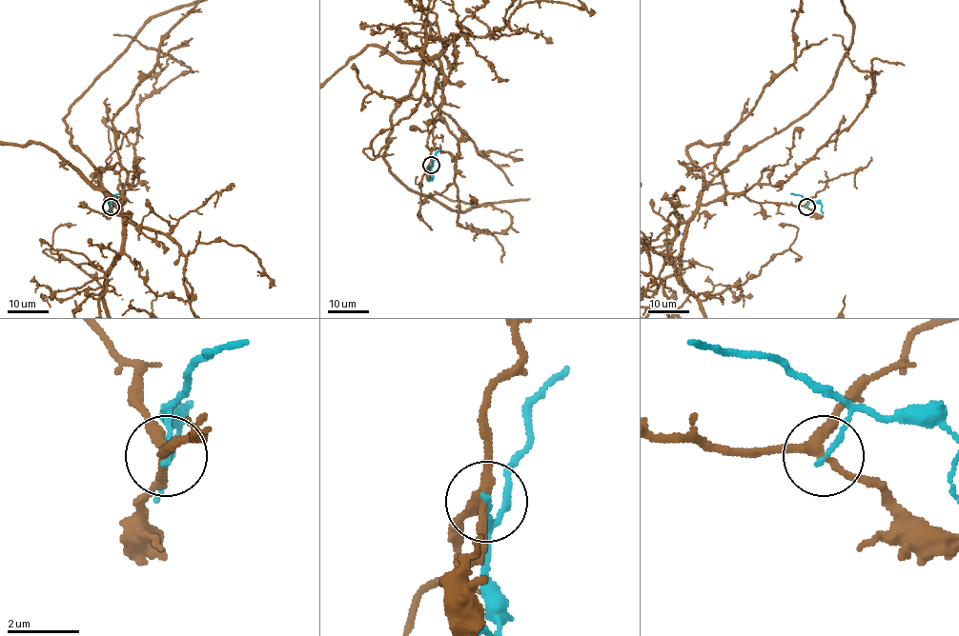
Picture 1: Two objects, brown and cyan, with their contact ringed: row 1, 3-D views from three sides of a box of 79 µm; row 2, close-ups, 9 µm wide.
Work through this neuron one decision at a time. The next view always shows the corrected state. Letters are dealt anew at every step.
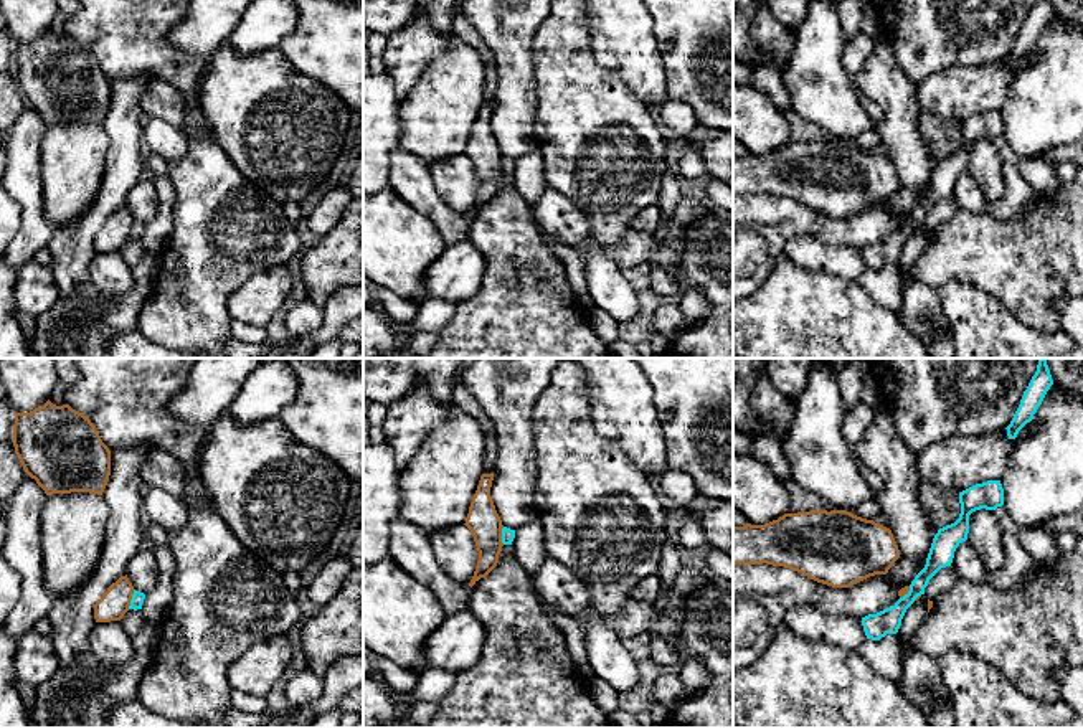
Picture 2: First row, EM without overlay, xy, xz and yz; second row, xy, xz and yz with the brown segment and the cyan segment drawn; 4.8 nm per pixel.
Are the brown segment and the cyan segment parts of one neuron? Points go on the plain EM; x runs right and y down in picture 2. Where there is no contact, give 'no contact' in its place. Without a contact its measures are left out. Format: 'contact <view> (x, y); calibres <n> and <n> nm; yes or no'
contact xy (129, 230); calibres 140 and 60 nm; no

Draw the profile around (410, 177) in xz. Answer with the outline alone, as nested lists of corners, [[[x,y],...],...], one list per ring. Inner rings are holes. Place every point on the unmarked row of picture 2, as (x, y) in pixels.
[[[400,147],[390,154],[388,185],[436,225],[447,246],[469,238],[472,218],[447,206],[434,187],[428,165]]]

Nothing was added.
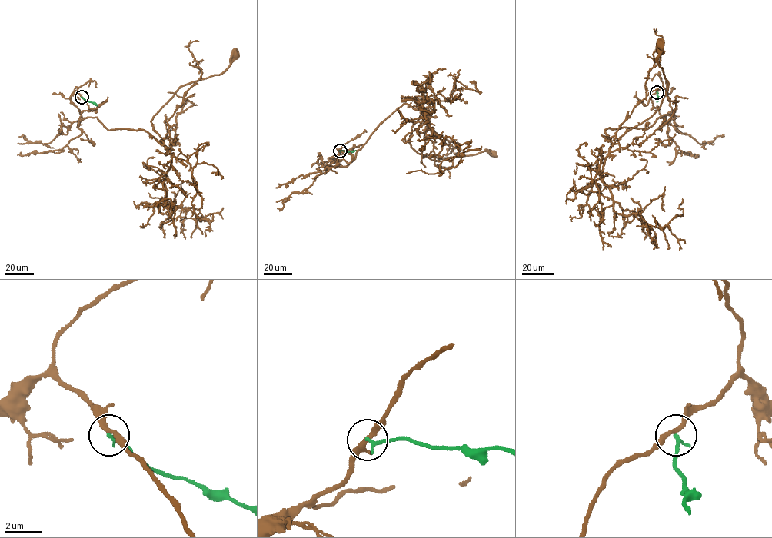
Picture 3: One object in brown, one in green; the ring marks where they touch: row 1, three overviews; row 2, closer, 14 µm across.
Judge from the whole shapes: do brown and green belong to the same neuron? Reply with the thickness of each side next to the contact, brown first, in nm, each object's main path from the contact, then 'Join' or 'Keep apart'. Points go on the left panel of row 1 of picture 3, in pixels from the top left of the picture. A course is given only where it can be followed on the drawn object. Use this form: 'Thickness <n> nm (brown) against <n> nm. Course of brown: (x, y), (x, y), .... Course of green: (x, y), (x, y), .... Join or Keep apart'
Thickness 260 nm (brown) against 180 nm. Course of brown: (81, 97), (70, 99), (83, 117), (144, 129), (163, 144), (152, 117), (181, 86), (221, 74), (234, 54). Course of green: (81, 97), (97, 106). Keep apart

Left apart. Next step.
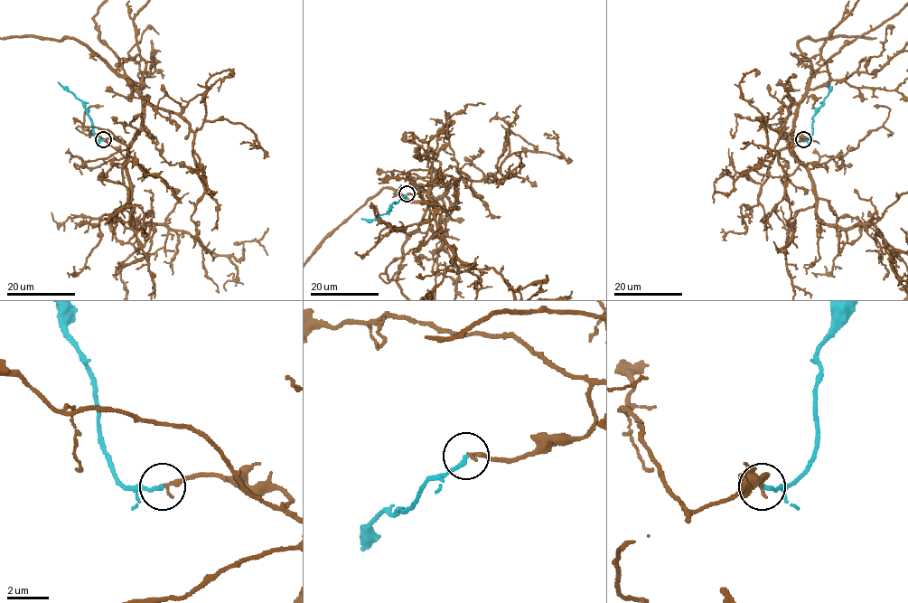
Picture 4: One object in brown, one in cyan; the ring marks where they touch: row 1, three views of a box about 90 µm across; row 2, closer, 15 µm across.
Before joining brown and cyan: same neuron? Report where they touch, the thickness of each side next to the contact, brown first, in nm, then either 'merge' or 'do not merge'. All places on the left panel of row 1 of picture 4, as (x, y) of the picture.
(103, 139) | 200/200 nm | merge

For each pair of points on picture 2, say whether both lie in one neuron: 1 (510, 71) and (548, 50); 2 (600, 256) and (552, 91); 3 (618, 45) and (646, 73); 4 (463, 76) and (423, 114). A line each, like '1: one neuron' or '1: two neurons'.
1: two neurons
2: two neurons
3: one neuron
4: one neuron

